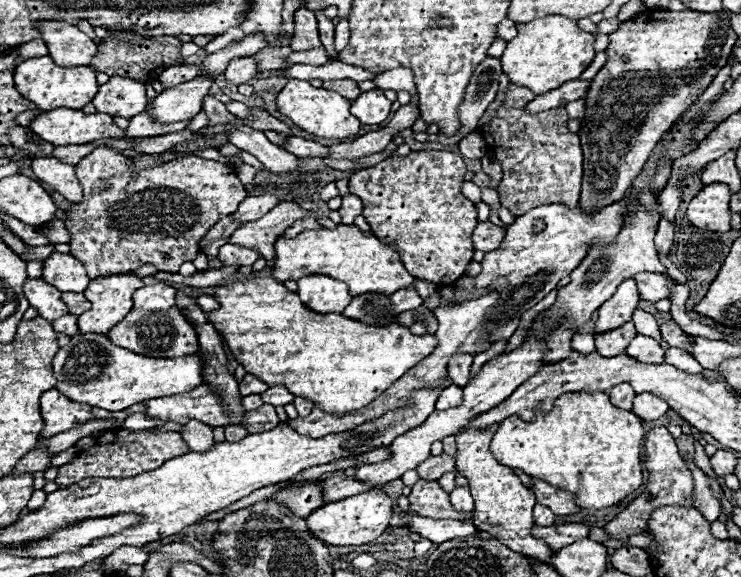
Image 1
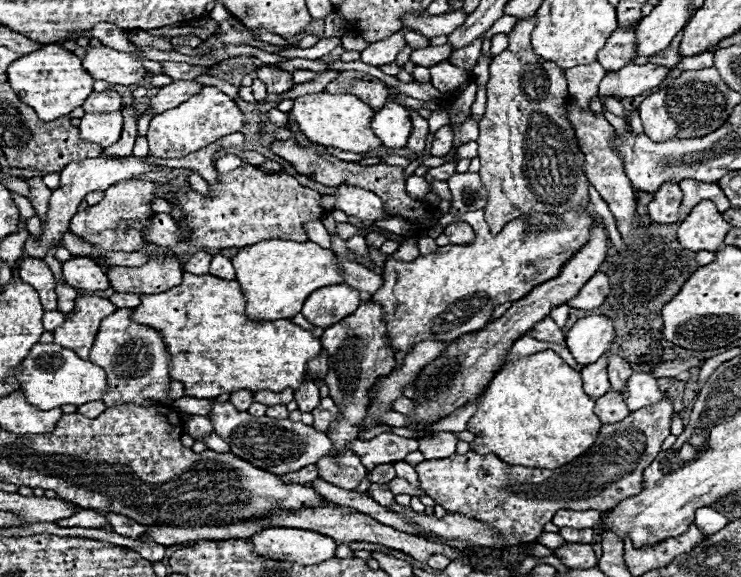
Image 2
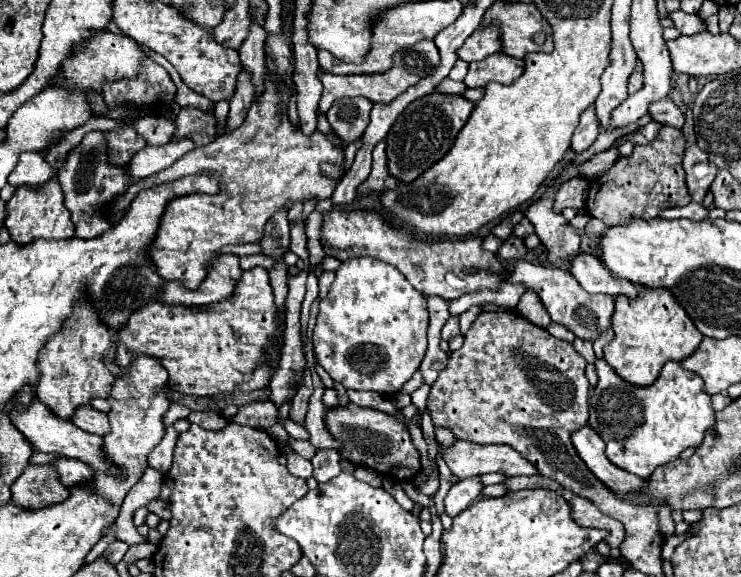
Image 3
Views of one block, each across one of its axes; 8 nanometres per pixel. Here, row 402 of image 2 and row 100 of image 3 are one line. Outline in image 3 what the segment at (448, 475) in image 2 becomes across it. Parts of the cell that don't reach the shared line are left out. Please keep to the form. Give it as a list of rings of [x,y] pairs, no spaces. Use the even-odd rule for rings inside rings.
[[[664,96],[662,100],[650,104],[650,112],[648,112],[648,114],[652,116],[654,122],[670,124],[670,126],[674,126],[674,128],[682,128],[682,124],[684,124],[684,114],[682,114],[682,110],[680,110],[668,96]]]

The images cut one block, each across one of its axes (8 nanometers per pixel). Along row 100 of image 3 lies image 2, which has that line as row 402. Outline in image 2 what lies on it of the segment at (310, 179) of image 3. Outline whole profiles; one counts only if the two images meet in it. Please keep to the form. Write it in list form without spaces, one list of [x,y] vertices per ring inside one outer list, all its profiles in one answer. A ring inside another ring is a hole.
[[[258,390],[258,392],[254,392],[254,402],[260,402],[260,404],[264,404],[264,406],[288,404],[288,402],[290,402],[290,390],[286,390],[286,392]]]

